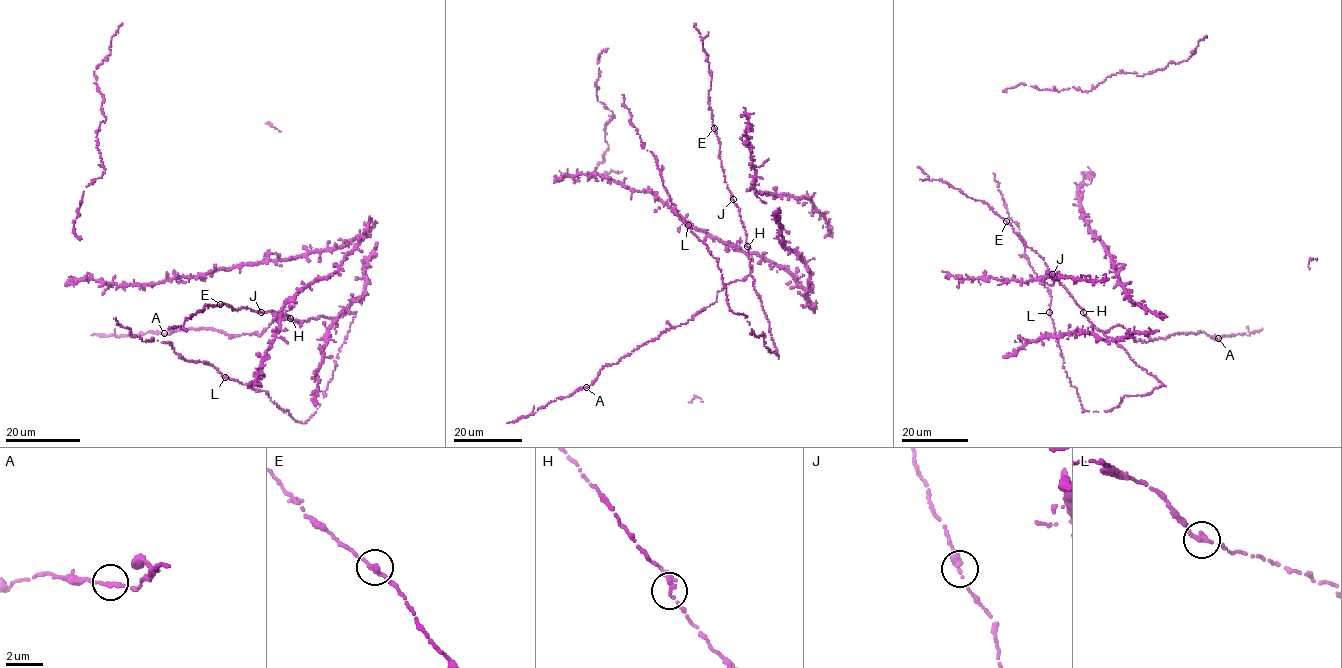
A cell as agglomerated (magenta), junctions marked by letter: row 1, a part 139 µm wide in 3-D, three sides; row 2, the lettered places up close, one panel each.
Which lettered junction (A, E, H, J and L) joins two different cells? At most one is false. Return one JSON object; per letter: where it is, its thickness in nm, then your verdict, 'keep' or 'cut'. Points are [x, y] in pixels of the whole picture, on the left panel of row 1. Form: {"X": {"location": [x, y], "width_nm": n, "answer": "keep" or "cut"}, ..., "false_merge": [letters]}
{"A": {"location": [164, 333], "width_nm": 280, "answer": "keep"}, "E": {"location": [220, 304], "width_nm": 260, "answer": "keep"}, "H": {"location": [290, 318], "width_nm": 260, "answer": "keep"}, "J": {"location": [261, 312], "width_nm": 280, "answer": "keep"}, "L": {"location": [225, 377], "width_nm": 260, "answer": "keep"}, "false_merge": []}

